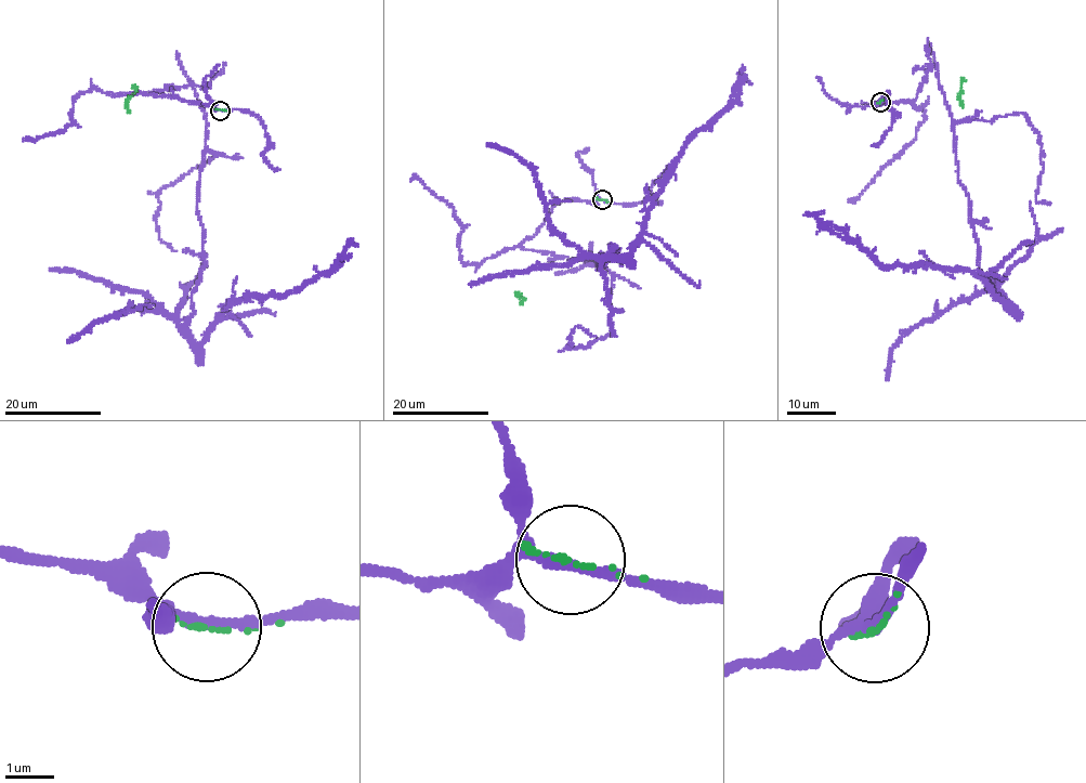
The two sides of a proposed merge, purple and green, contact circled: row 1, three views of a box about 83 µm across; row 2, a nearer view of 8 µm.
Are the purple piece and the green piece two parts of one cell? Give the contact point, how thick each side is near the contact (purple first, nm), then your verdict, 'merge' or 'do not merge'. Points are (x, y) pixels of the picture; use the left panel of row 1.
place (220, 111); calibres 200 and 110 nm; merge

